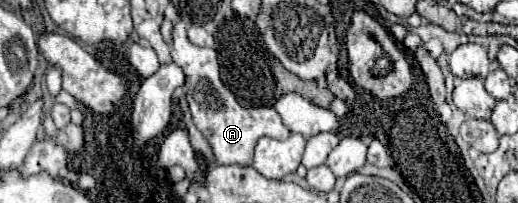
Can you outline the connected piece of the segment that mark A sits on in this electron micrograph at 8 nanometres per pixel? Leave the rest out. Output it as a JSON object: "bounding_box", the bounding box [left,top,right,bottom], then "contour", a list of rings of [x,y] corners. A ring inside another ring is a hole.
{"bounding_box":[172,21,290,167],"contour":[[[176,21],[172,31],[172,61],[186,75],[186,99],[190,103],[192,119],[196,127],[210,141],[216,161],[220,165],[248,167],[254,159],[254,145],[260,137],[288,139],[290,131],[280,123],[280,115],[272,107],[242,107],[236,95],[222,83],[218,53],[208,47],[198,47],[186,37],[186,23]],[[222,85],[222,87],[220,87]]]}

